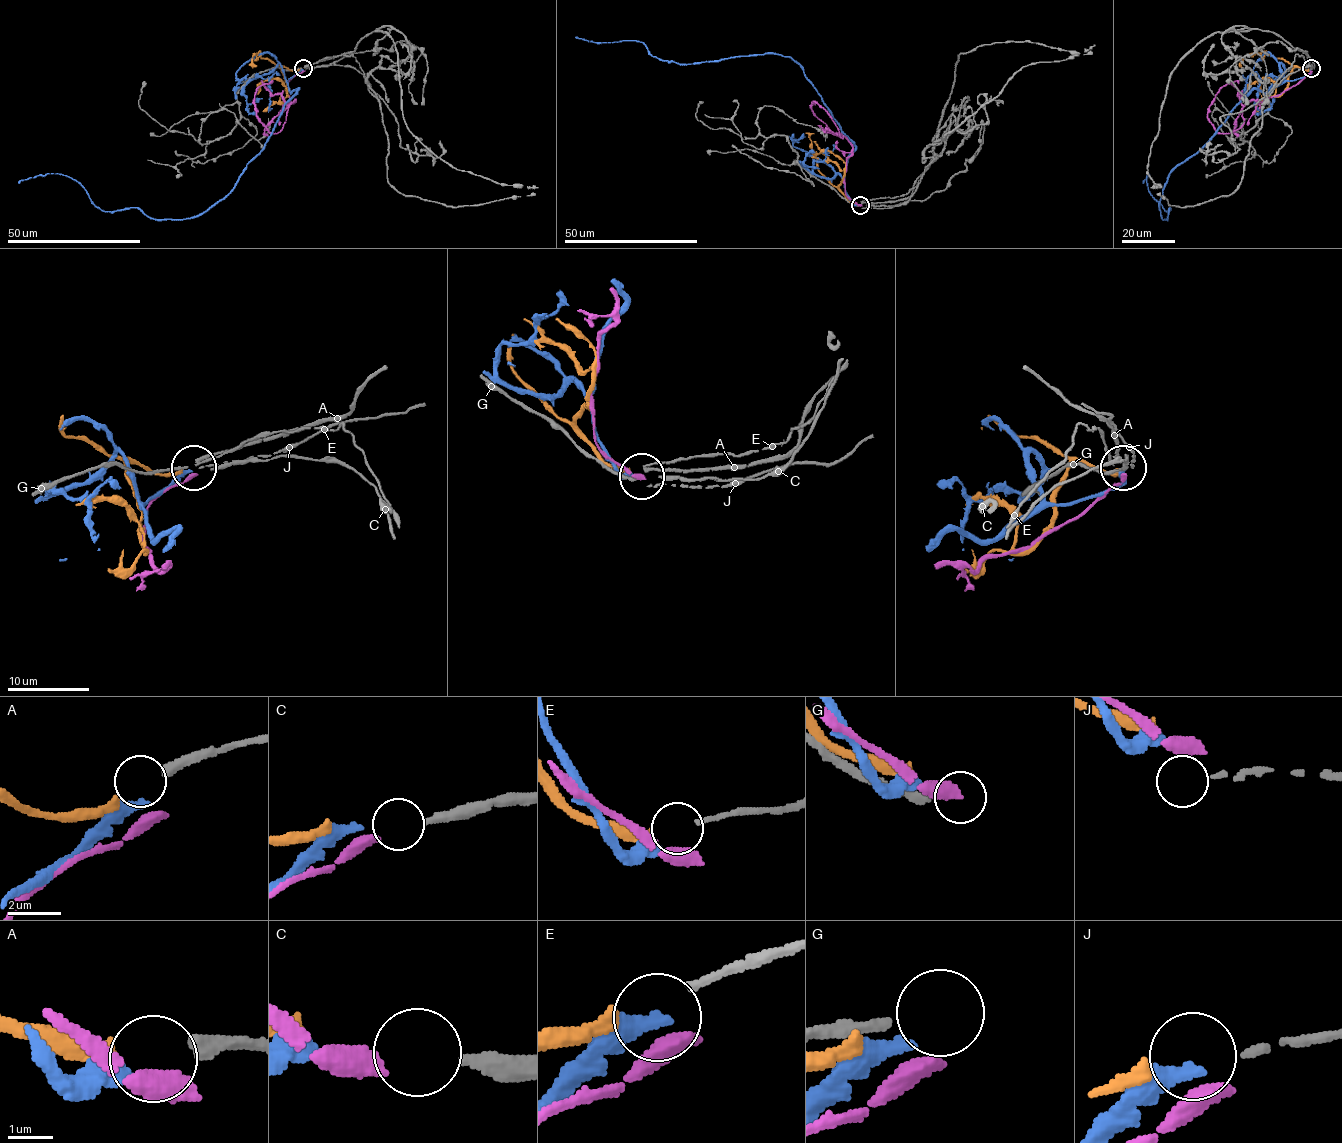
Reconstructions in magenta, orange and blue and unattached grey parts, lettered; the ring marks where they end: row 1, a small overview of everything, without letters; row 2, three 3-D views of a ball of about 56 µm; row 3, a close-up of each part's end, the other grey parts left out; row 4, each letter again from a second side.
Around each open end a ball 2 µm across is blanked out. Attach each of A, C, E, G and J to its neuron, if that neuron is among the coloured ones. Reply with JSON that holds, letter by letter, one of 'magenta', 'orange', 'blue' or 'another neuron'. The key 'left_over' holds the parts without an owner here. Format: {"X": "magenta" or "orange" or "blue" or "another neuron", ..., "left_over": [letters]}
{"A": "orange", "C": "magenta", "E": "another neuron", "G": "another neuron", "J": "another neuron", "left_over": ["E", "G", "J"]}

